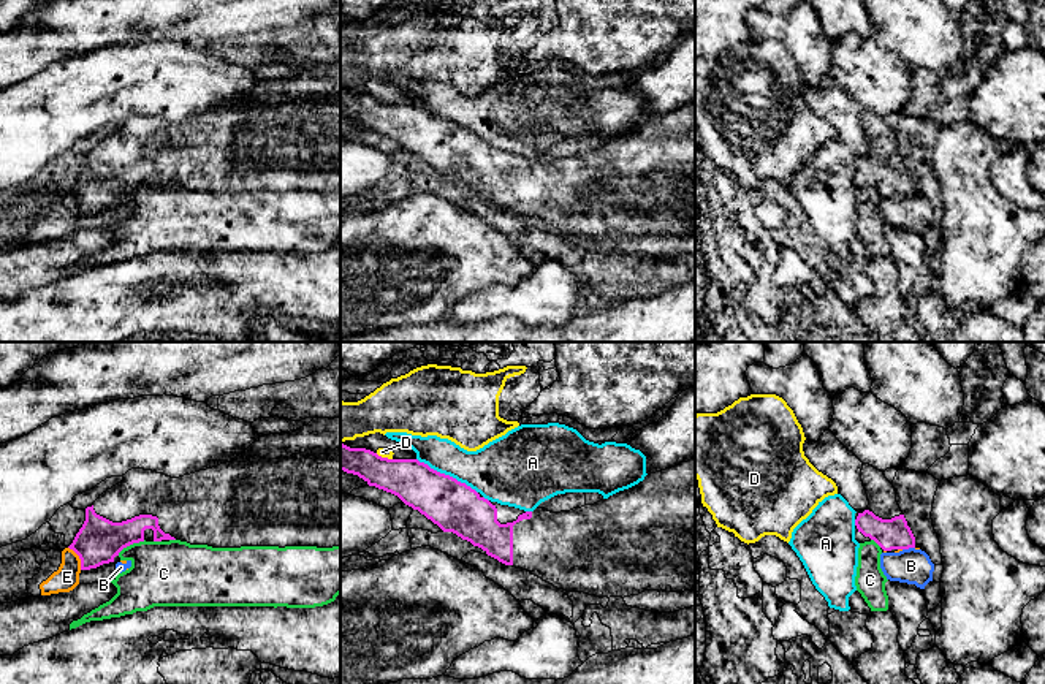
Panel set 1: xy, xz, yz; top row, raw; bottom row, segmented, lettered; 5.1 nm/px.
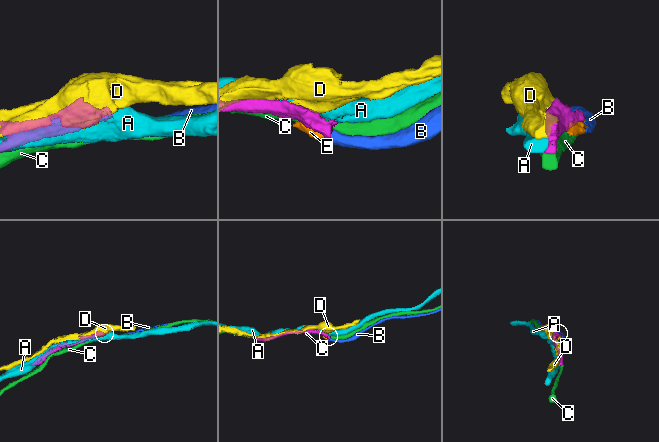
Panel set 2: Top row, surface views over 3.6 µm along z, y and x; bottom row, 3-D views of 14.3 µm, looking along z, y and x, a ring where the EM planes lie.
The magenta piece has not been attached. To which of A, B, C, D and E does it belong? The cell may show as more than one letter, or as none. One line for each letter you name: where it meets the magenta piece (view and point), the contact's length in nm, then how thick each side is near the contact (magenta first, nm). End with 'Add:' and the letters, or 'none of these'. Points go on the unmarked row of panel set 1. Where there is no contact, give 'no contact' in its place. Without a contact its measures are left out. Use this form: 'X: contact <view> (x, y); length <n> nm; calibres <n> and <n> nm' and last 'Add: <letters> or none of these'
Add: none of these

